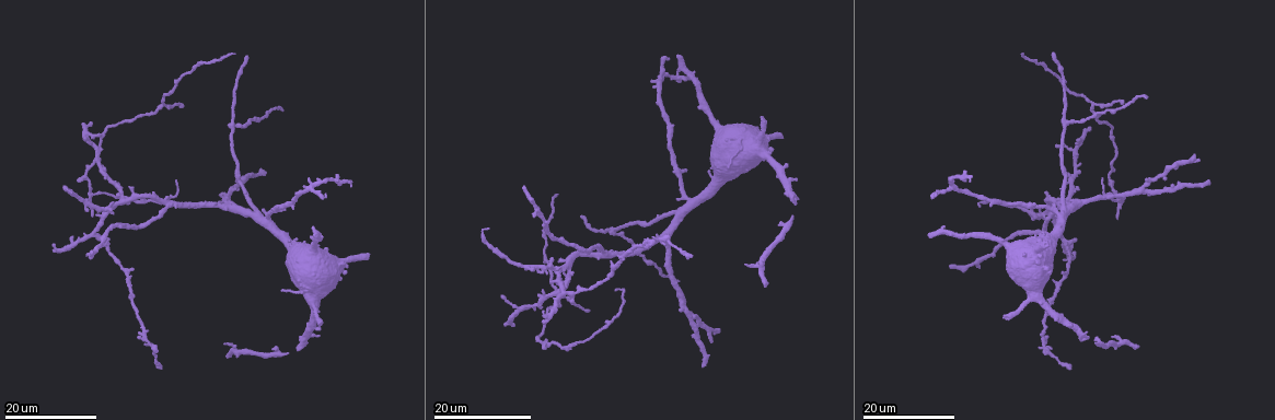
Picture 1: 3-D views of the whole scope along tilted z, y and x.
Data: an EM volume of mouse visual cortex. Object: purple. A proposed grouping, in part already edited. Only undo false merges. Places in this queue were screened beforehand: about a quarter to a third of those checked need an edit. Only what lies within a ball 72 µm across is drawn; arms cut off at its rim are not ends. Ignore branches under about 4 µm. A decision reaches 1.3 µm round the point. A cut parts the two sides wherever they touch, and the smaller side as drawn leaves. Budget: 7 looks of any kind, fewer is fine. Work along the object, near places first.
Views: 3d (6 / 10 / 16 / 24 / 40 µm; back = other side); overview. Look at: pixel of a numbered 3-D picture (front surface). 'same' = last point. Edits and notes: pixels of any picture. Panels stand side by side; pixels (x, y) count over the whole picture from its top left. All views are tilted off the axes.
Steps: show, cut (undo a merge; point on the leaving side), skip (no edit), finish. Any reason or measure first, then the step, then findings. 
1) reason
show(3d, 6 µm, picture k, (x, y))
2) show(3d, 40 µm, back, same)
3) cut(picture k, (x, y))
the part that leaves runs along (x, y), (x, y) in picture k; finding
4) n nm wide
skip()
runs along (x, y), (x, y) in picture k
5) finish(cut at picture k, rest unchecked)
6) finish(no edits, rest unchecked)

show(3d, 24 µm, picture 1, (1141, 189))

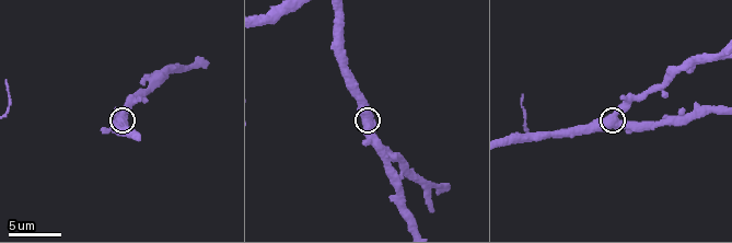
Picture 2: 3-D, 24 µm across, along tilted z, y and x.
show(3d, 10 µm, picture 2, (614, 116))

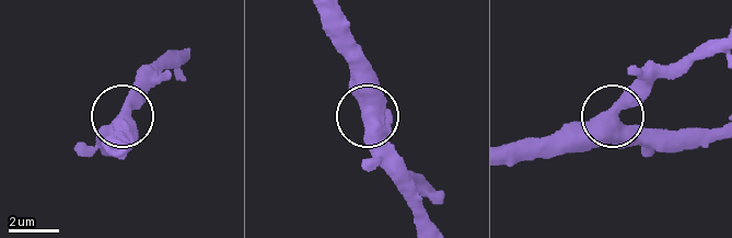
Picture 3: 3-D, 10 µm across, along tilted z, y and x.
510 nm wide
skip()
one neuron here

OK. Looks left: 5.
three arms meet
show(3d, 24 µm, picture 1, (94, 195))

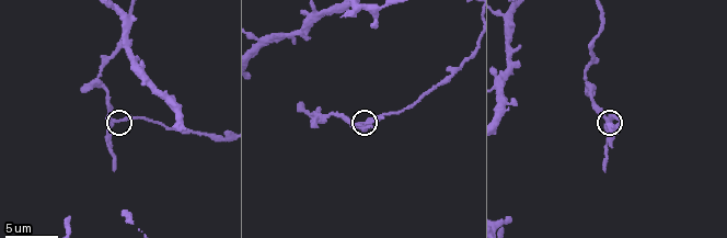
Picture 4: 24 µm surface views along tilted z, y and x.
show(3d, 6 µm, picture 4, (116, 123))

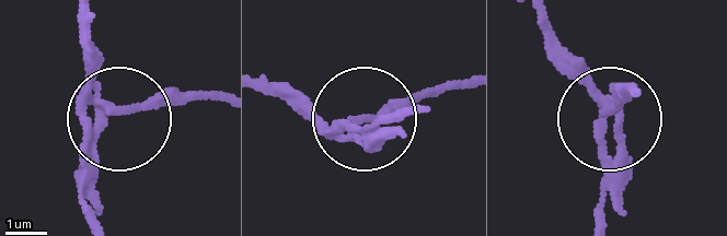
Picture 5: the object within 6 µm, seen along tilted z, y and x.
3 arms
cut(picture 5, (157, 93))
the part that leaves runs along (103, 101), (141, 111), (219, 102) in picture 5; a second neuron is stuck on

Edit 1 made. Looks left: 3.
a narrow waist
show(3d, 16 µm, picture 1, (150, 342))

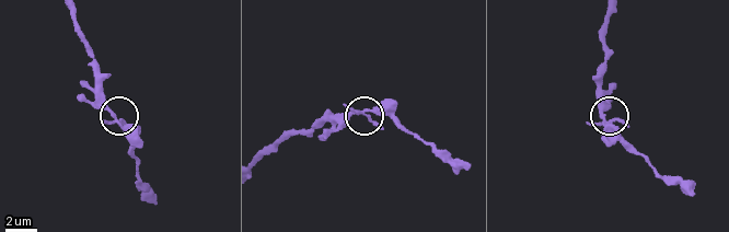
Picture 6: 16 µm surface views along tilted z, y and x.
closer look
show(3d, 10 µm, picture 6, (114, 118))

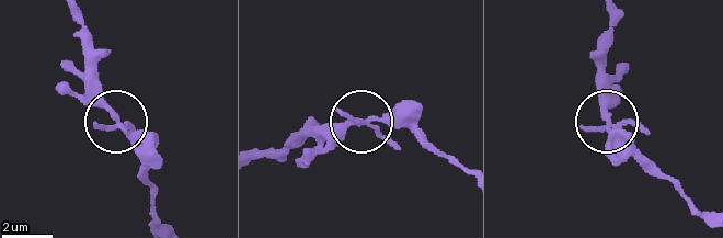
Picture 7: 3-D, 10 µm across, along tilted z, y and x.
200 nm wide
cut(picture 7, (148, 139))
the part that leaves runs along (611, 117), (635, 157), (709, 216) in picture 7; a second neuron is stuck on

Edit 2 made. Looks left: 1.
finish(cut at picture 5, cut at picture 7, rest unchecked)

